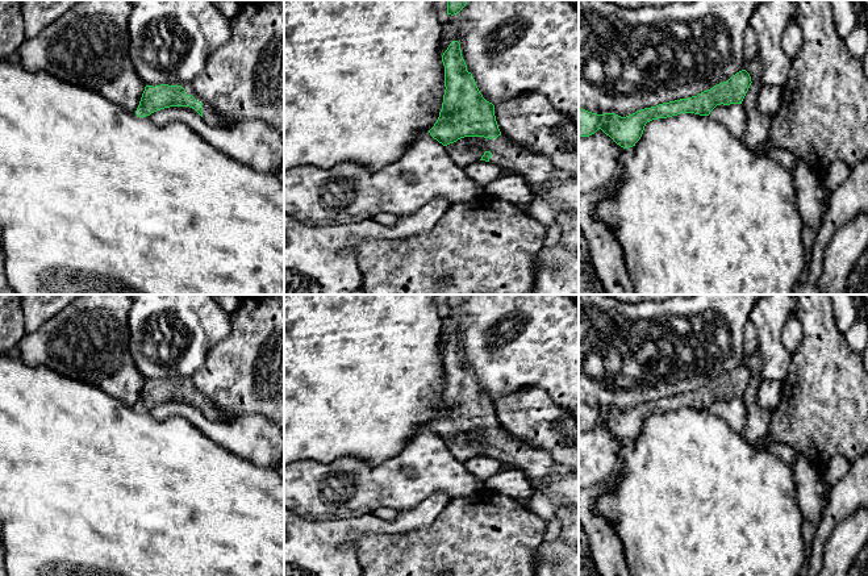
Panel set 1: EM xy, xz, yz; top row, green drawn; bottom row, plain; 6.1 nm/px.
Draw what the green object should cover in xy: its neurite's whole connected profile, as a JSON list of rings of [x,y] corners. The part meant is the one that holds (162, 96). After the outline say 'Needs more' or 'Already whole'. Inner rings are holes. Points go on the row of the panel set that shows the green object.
[[[146,85],[139,105],[135,110],[138,117],[146,117],[151,113],[170,107],[193,108],[205,122],[212,126],[231,126],[233,121],[222,117],[208,104],[199,103],[192,95],[187,95],[181,85]]]. Needs more

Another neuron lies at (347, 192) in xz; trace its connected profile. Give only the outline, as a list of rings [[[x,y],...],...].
[[[429,132],[418,133],[405,153],[381,170],[371,171],[352,162],[343,162],[329,170],[314,166],[284,168],[284,213],[310,226],[372,220],[380,212],[402,217],[417,212],[437,197],[456,204],[483,193],[484,187],[471,180],[450,158],[446,146]]]

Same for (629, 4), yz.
[[[602,0],[626,9],[638,9],[643,7],[665,7],[673,3],[690,3],[696,0]]]

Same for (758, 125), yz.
[[[760,80],[752,82],[742,101],[747,116],[747,130],[743,141],[751,151],[756,151],[767,142],[771,130],[772,117],[760,113],[756,108],[756,99],[761,85]]]

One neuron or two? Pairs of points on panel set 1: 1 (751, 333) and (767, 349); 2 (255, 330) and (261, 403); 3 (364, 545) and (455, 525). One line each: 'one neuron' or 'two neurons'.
1: two neurons
2: one neuron
3: one neuron

